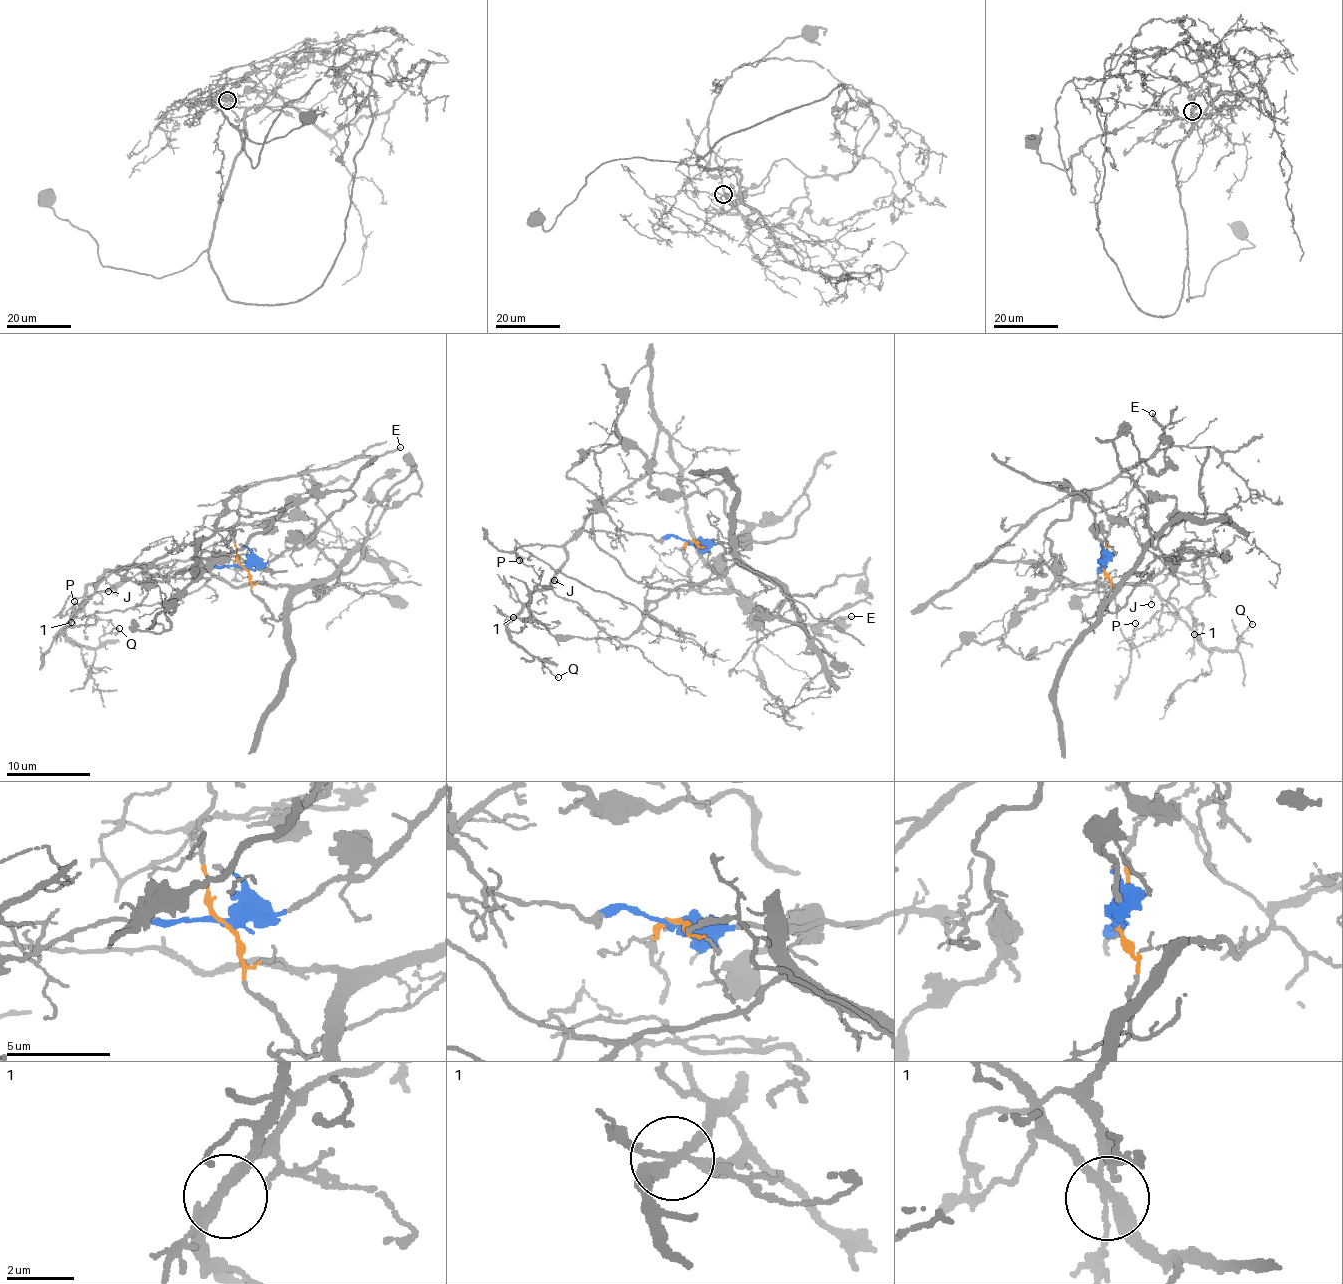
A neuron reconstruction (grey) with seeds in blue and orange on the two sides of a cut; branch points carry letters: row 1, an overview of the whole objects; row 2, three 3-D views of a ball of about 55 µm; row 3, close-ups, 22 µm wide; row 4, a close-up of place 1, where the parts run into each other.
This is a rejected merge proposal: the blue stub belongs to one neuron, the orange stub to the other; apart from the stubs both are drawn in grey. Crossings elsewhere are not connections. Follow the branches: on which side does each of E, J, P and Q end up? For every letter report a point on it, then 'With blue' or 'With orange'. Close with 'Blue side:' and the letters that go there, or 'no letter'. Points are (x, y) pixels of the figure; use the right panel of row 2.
E: Place: (1152, 413). With orange
J: Place: (1151, 604). With orange
P: Place: (1135, 623). With orange
Q: Place: (1252, 624). With orange
Blue side: no letter

